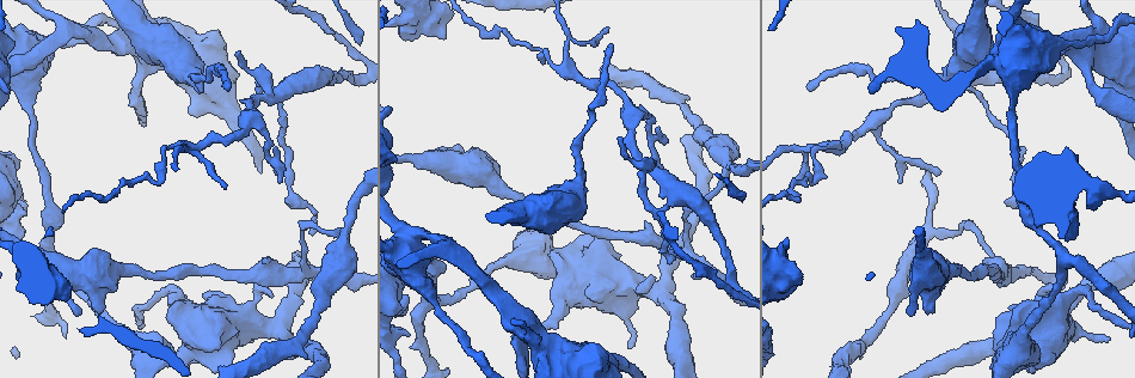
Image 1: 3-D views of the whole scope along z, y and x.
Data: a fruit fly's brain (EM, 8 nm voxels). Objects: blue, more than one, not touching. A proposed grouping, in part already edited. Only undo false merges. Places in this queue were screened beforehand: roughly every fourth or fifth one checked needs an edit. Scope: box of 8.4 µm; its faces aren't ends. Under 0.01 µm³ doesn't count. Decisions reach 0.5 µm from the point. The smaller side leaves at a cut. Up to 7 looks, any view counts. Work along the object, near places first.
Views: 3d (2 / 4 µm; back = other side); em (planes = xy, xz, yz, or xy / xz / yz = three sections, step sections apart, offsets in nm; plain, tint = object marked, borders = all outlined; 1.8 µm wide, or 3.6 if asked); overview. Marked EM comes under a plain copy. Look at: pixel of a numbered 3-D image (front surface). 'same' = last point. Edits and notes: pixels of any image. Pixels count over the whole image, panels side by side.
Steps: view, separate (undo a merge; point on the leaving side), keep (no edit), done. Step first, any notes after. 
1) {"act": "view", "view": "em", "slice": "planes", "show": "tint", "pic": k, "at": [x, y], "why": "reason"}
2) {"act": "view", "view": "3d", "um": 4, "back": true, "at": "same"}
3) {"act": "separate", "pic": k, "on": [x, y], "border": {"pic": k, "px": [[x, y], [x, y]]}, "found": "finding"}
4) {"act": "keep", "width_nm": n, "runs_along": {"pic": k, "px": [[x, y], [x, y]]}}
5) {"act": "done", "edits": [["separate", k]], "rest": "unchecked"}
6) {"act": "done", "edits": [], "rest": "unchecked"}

{"act": "view", "view": "em", "slice": "planes", "show": "tint", "pic": 1, "at": [1015, 272], "why": "three-way junction"}

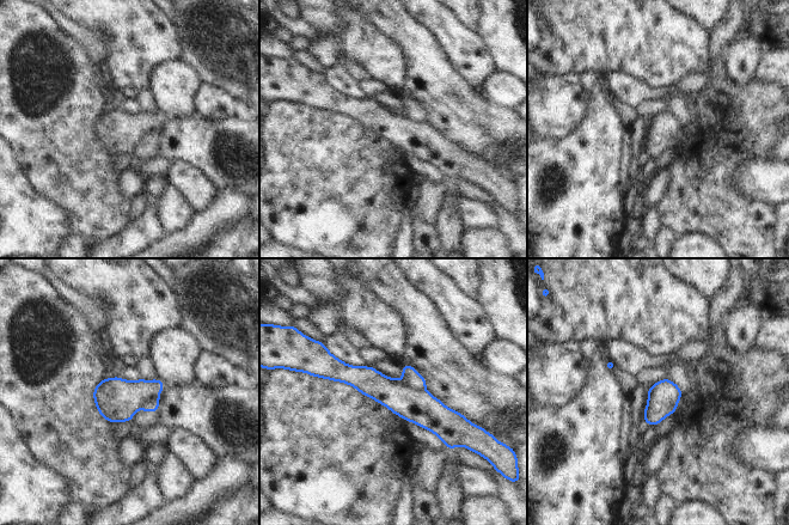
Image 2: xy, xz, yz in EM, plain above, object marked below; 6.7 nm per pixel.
{"act": "separate", "pic": 2, "on": [116, 400], "border": {"pic": 2, "px": [[158, 398], [146, 398], [139, 407]]}, "found": "two neurons meet here"}

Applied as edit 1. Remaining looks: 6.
{"act": "view", "view": "em", "slice": "xy", "step": 16, "show": "tint", "pic": 1, "at": [927, 232], "why": "calibre changes"}

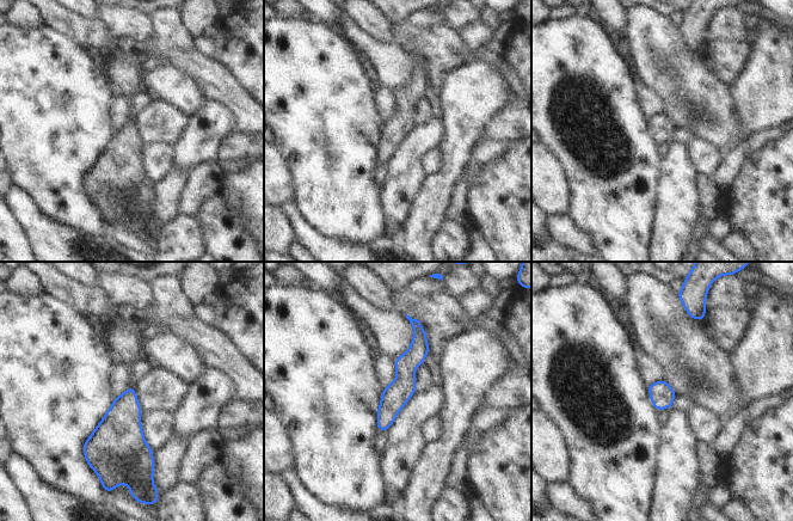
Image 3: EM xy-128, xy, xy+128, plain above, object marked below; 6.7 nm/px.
{"act": "keep", "width_nm": 170, "runs_along": {"pic": 3, "px": [[418, 328], [418, 350], [380, 428]]}, "found": "one neuron here"}

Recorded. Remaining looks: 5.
{"act": "view", "view": "3d", "um": 4, "pic": 1, "at": [246, 338], "why": "thick turns thin"}

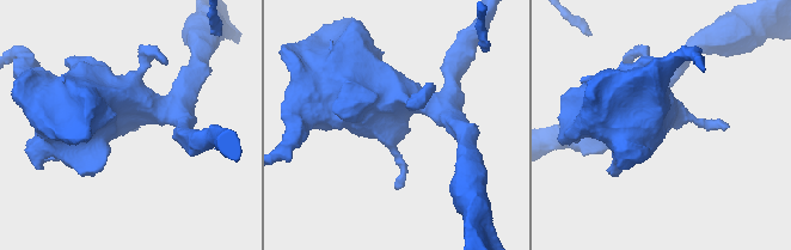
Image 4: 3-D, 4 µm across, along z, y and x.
{"act": "view", "view": "em", "um": 3.6, "slice": "xy", "step": 8, "show": "tint", "pic": 4, "at": [391, 139], "why": "shape alone is not enough"}

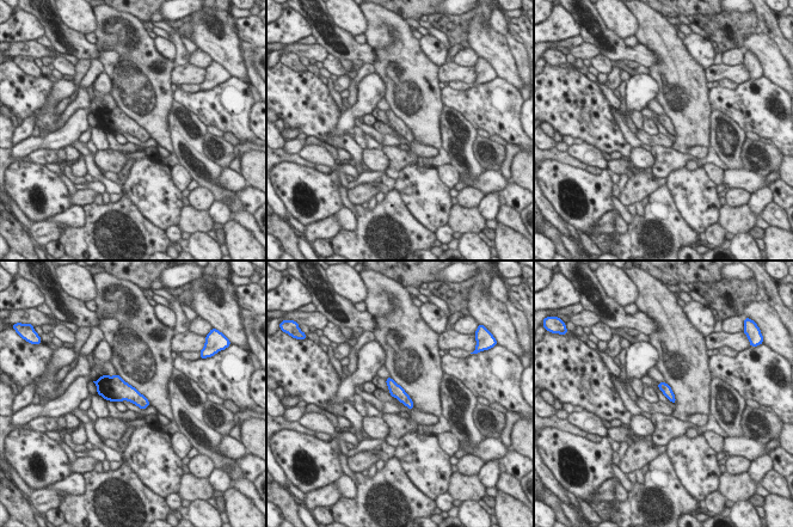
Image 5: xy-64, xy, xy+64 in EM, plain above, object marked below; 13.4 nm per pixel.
{"act": "view", "view": "em", "um": 3.6, "slice": "planes", "show": "tint", "at": "same"}

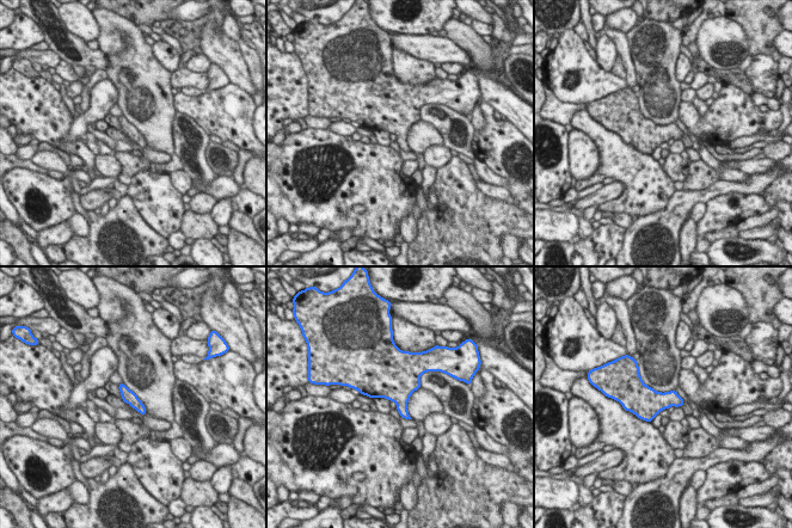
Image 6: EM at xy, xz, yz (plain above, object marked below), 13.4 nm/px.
{"act": "keep", "found": "one neuron here"}

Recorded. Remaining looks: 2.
{"act": "done", "edits": [["separate", 2]], "rest": "unchecked"}

